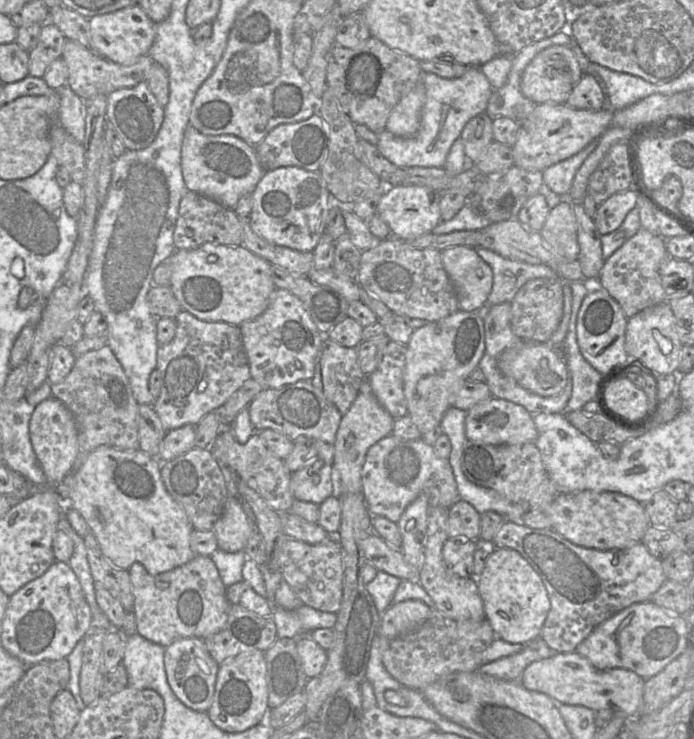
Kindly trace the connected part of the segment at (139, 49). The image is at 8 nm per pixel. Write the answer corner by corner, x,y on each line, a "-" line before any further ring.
138,5
96,15
88,20
90,25
89,48
113,63
121,65
134,63
139,57
148,54
155,41
157,24

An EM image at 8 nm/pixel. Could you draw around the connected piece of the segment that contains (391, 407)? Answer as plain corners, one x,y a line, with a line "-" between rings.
390,341
377,369
366,377
373,395
396,420
408,413
403,389
406,345

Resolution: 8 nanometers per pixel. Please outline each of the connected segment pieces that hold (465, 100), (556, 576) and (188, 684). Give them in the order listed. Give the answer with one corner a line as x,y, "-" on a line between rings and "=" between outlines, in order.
471,66
458,78
443,78
433,73
422,73
421,82
425,86
426,98
420,117
420,127
415,136
399,137
387,129
379,134
366,126
354,124
360,139
375,145
380,153
400,168
444,166
452,144
460,137
466,123
480,113
485,112
494,88
480,67
=
507,520
497,531
492,542
496,548
511,548
516,550
541,577
550,599
550,610
544,622
540,637
545,641
548,647
550,647
551,649
554,649
558,653
575,651
577,646
584,639
586,639
598,625
600,625
602,622
604,622
611,616
629,607
634,603
650,601
652,595
667,580
662,567
661,560
651,555
648,549
646,548
646,546
642,542
638,542
635,545
631,545
629,547
622,548
622,549
598,550
594,548
584,548
584,547
575,545
569,540
565,539
560,534
558,534
553,528
552,529
532,529
524,524
516,524
514,522
507,521
=
184,638
167,646
164,652
167,682
175,696
188,708
207,712
215,690
219,664
212,658
203,639

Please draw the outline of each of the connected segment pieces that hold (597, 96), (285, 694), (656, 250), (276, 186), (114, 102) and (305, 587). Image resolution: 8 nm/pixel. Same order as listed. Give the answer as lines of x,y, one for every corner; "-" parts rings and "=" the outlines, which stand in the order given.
583,73
565,103
577,109
600,110
606,104
606,94
592,74
=
277,638
265,651
265,659
268,707
273,709
303,691
308,677
302,669
294,638
=
641,228
604,261
596,285
606,290
620,305
625,316
631,318
647,308
667,301
659,268
668,256
666,240
659,234
652,234
=
286,166
264,171
252,193
250,225
265,241
300,252
313,252
326,232
333,203
319,172
=
146,82
131,88
120,88
108,95
106,122
127,150
142,150
155,140
164,120
164,107
157,101
=
282,534
268,560
273,570
279,570
283,580
293,589
304,605
323,612
337,613
343,595
343,551
336,537
319,544
308,544

